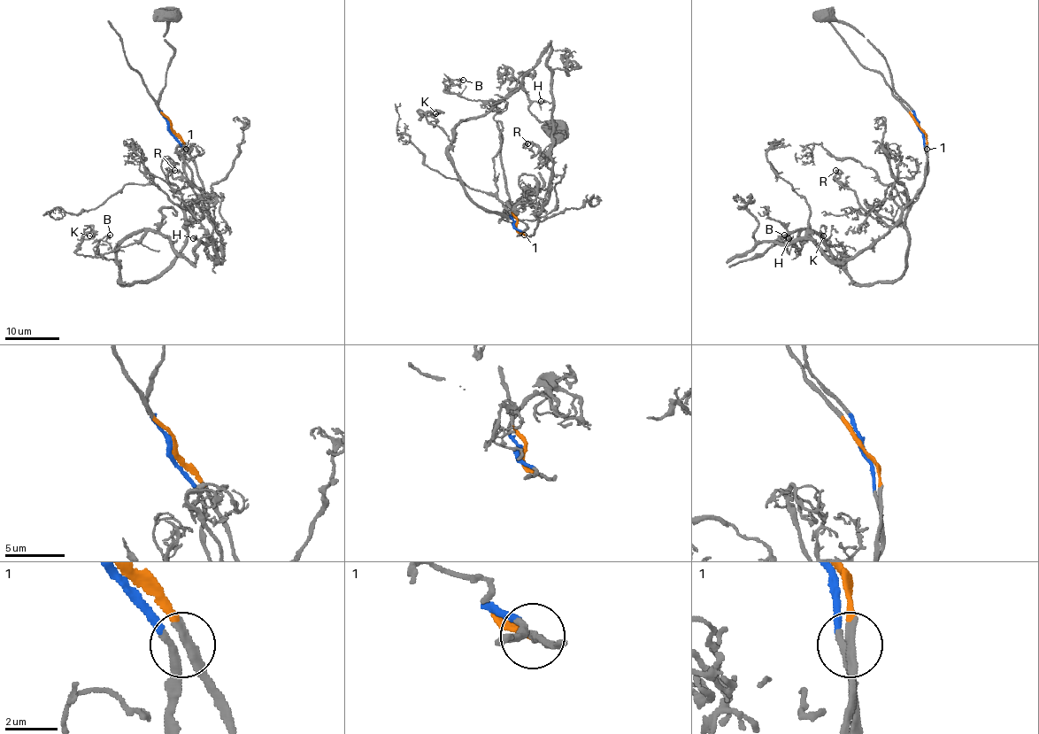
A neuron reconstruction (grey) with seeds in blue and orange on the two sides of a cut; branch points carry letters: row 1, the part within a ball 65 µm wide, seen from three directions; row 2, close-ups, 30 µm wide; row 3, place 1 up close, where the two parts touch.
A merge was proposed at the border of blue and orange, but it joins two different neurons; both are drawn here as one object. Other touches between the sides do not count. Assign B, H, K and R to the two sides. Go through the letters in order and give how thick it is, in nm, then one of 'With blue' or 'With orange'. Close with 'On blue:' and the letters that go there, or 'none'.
B: Thickness 180 nm. With blue
H: Thickness 240 nm. With orange
K: Thickness 140 nm. With blue
R: Thickness 240 nm. With orange
On blue: B, K

